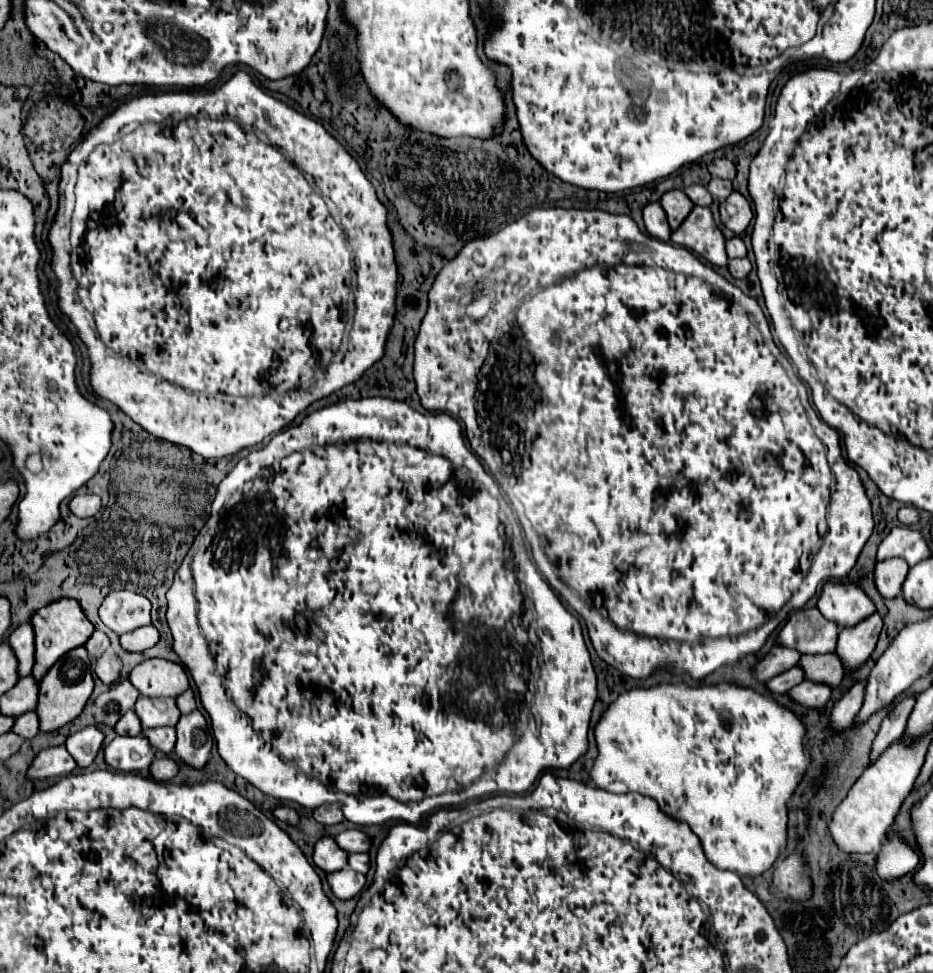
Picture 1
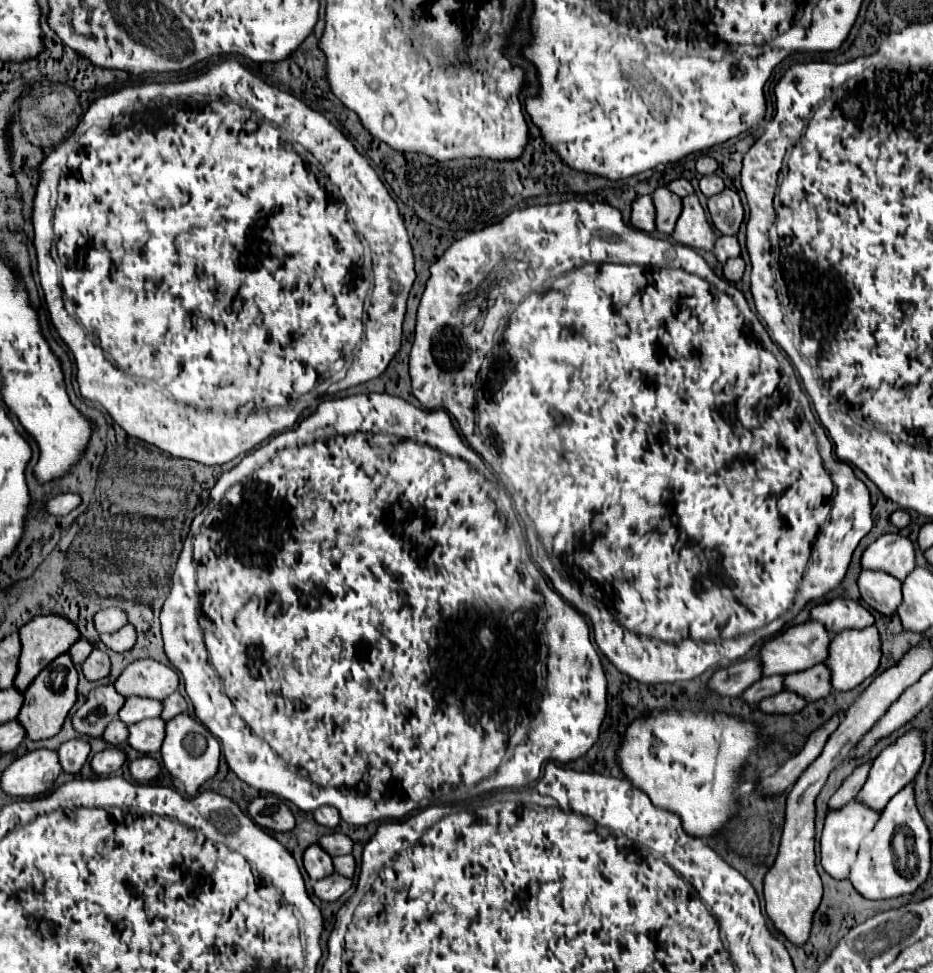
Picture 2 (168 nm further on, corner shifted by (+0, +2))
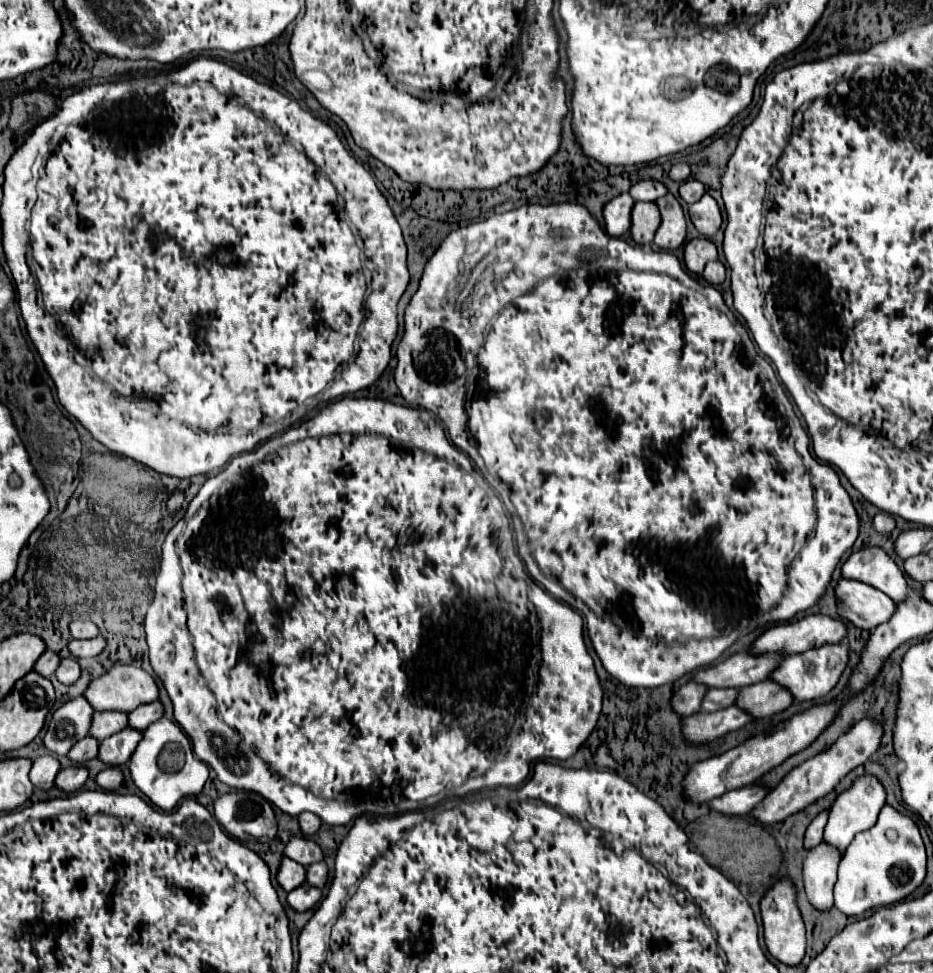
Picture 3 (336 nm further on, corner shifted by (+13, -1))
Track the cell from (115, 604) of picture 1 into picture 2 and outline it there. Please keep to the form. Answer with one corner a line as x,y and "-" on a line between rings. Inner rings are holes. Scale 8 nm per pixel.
108,606
108,608
102,608
96,616
94,616
94,626
100,634
104,632
116,632
120,630
124,624
128,622
128,614
118,608
118,606

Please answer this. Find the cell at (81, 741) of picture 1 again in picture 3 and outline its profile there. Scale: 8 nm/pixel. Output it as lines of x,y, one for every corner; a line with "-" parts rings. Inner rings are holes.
45,755
33,763
33,767
29,771
29,779
35,787
49,791
53,787
53,779
57,773
59,773
59,761
51,755

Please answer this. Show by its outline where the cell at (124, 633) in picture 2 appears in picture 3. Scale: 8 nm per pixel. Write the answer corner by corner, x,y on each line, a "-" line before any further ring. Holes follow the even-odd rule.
93,637
93,639
71,639
69,641
69,653
75,659
83,659
83,657
95,657
103,651
105,647
105,639
103,637

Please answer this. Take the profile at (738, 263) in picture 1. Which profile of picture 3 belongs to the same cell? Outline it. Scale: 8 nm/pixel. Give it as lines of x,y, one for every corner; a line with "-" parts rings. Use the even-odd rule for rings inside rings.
711,261
711,263
705,265
703,279
705,279
707,283
711,283
711,285
719,285
719,283
725,281
725,275
727,275
727,271
725,271
725,267
723,267
721,261

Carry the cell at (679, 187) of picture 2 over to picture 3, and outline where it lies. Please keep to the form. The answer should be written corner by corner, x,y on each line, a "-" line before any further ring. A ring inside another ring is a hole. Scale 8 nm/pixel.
645,179
645,181
637,181
631,189
629,189
629,195
635,199
635,201
653,201
653,199
659,199
661,195
665,195
667,189
663,183
659,181
653,181
653,179

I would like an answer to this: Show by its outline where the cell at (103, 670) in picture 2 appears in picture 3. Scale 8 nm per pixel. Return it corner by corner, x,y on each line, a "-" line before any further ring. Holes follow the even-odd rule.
69,657
69,659
63,659
63,661
59,663
55,675
57,675
57,679
59,679
63,685
73,685
73,683
79,679
81,669
79,669
77,661
75,661
73,657

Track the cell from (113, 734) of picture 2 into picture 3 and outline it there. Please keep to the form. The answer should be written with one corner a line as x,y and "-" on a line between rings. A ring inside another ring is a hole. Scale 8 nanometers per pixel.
85,737
85,739
77,741
77,743
71,747
71,751
67,753
67,757
69,757
75,765
85,765
87,761
91,761
91,759
97,757
97,751
99,751
97,739

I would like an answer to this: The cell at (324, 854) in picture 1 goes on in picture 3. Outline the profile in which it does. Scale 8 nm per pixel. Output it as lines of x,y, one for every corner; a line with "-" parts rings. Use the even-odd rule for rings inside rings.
283,859
281,865
279,865
279,871
277,871
277,883
289,893
293,891
295,887
303,885
305,883
305,867
297,865
295,861
291,859

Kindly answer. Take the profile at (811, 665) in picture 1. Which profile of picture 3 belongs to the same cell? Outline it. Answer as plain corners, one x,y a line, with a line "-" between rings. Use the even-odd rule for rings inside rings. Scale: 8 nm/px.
767,679
749,687
741,687
735,705
747,711
747,715
751,715
753,719
763,719
787,709
791,703
791,693

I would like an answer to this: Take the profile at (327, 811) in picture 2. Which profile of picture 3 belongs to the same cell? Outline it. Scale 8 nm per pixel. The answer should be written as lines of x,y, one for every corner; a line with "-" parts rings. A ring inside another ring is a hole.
301,813
299,815
299,827
301,827
301,831
305,835
313,835
321,827
321,819
317,815
313,815
313,813

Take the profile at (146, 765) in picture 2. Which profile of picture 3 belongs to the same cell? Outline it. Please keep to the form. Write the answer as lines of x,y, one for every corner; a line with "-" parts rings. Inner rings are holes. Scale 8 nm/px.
107,767
95,777
95,783
105,791
115,791
123,783
123,773
117,767

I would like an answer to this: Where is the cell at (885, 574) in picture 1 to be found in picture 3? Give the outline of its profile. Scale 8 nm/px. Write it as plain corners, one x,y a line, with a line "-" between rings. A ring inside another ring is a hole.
841,579
835,595
839,617
847,623
853,623
857,629
871,631
877,625
889,621
895,611
895,603
891,603
885,593
859,581

